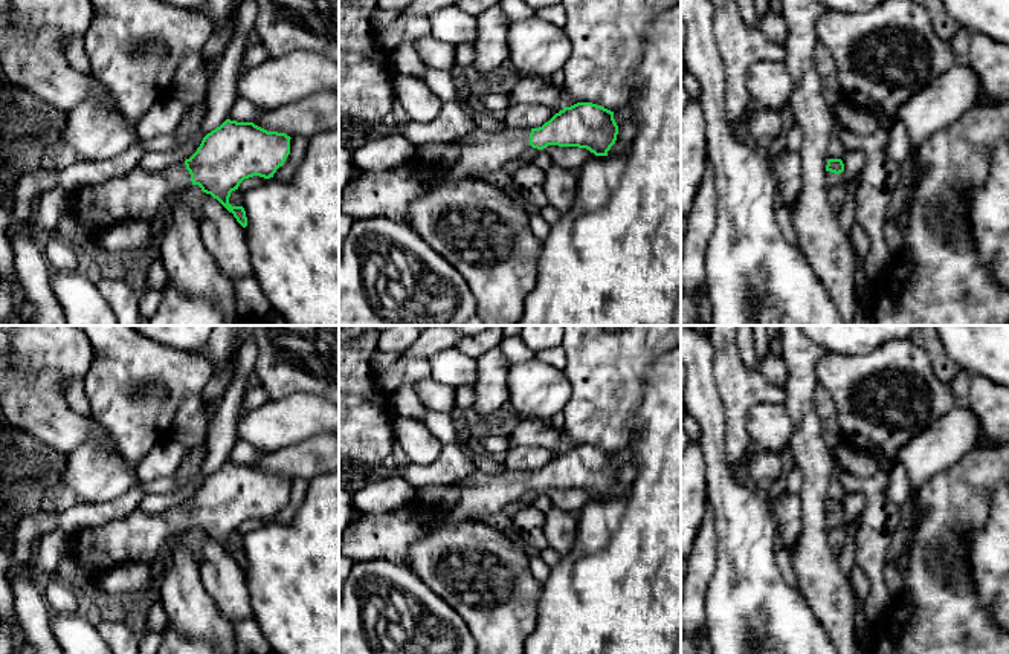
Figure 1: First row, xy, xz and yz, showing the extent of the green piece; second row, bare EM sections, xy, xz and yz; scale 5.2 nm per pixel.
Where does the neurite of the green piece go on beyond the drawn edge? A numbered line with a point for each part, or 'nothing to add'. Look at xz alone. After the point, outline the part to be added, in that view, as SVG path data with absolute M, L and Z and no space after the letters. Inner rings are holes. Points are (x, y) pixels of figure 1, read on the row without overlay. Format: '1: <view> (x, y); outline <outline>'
1: xz (388, 537); outline M476 469L470 477L461 480L456 486L461 490L458 501L449 509L438 509L420 501L417 497L409 506L395 512L379 515L360 513L353 520L347 532L339 538L339 555L353 562L374 562L379 559L411 568L409 546L418 541L432 524L450 518L452 521L488 521L495 513L517 501L530 490L531 471L502 471L487 474Z

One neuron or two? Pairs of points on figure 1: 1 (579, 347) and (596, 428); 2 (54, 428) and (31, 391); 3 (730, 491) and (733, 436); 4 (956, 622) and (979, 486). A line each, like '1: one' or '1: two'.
1: one
2: one
3: two
4: one

